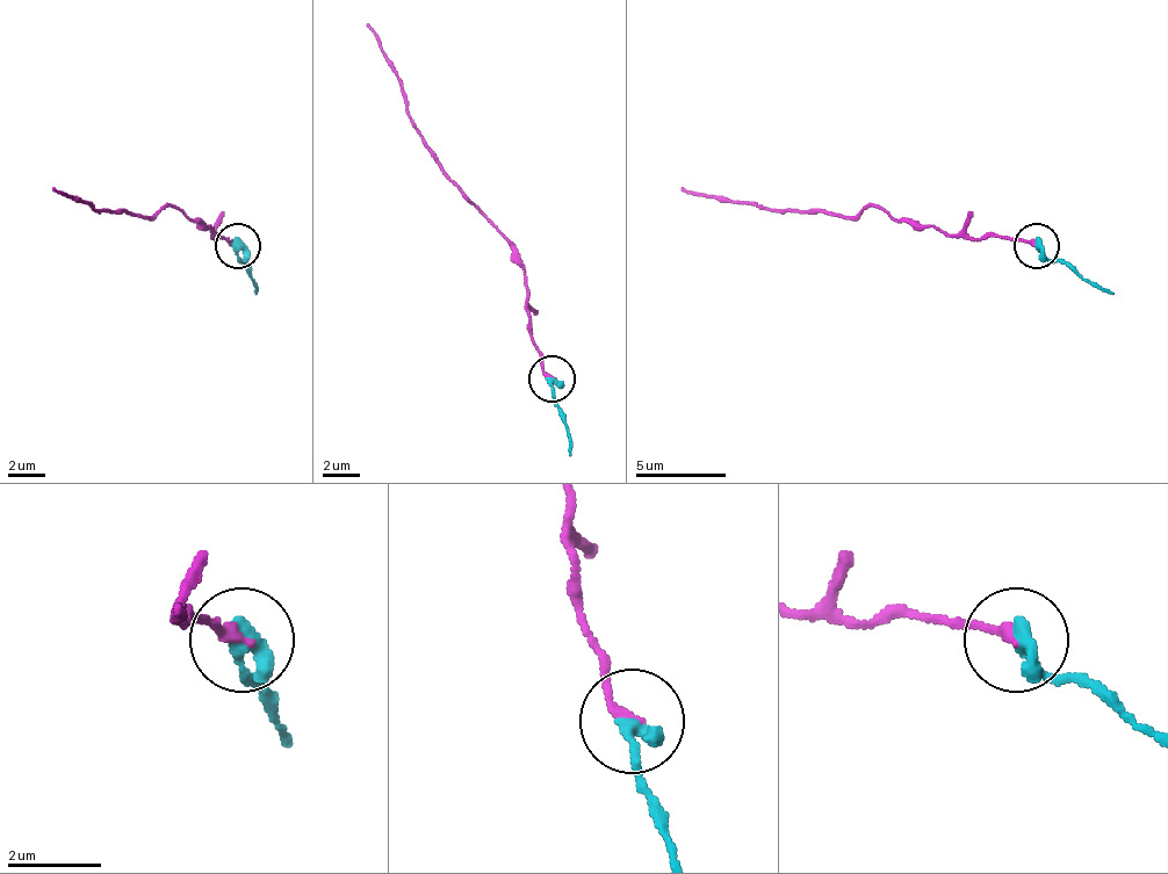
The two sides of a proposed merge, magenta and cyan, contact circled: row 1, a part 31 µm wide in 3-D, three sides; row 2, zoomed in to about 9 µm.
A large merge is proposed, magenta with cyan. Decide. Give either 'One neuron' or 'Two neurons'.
One neuron

